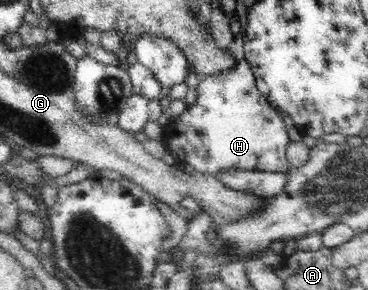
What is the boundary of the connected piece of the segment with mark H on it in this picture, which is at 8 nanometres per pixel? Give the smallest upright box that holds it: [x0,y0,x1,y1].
[161,58,292,176]

